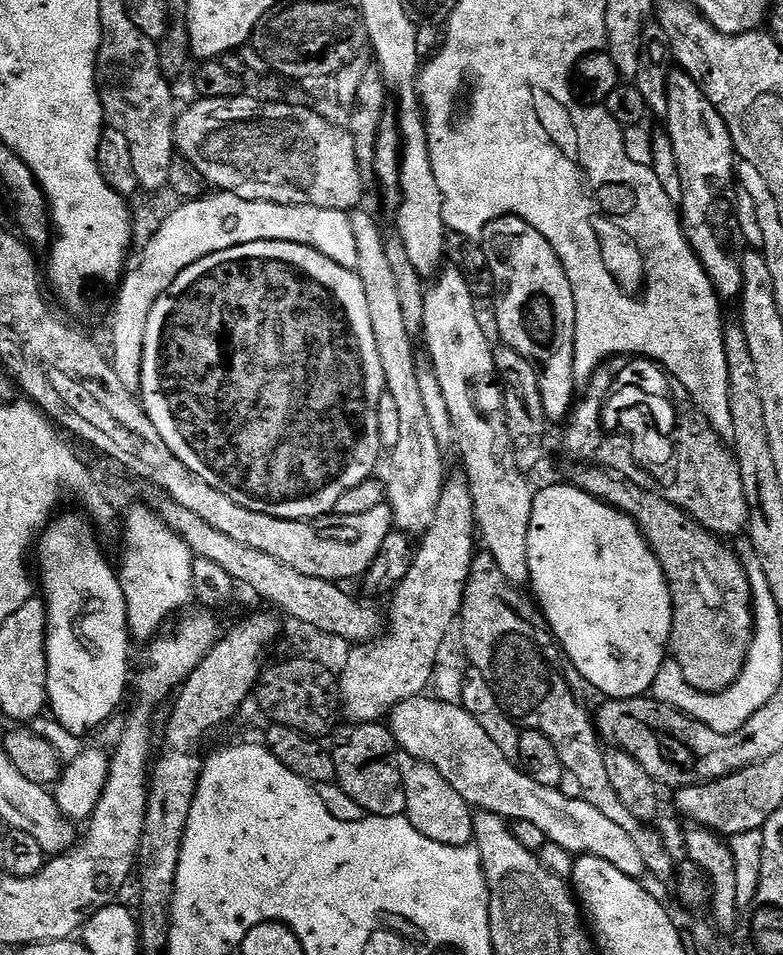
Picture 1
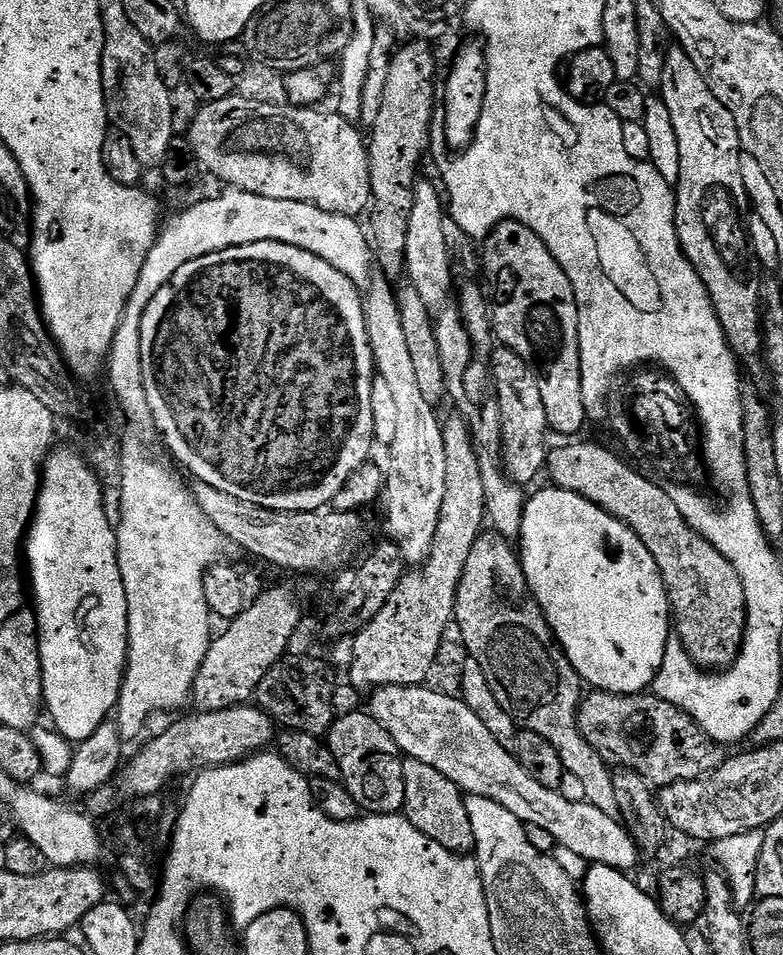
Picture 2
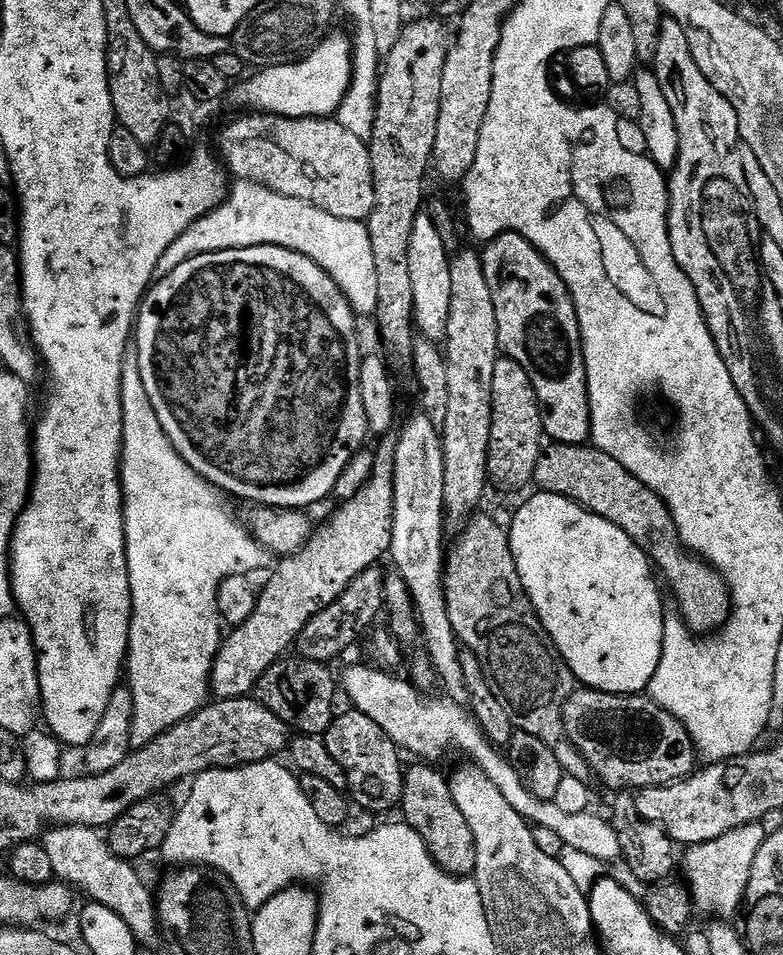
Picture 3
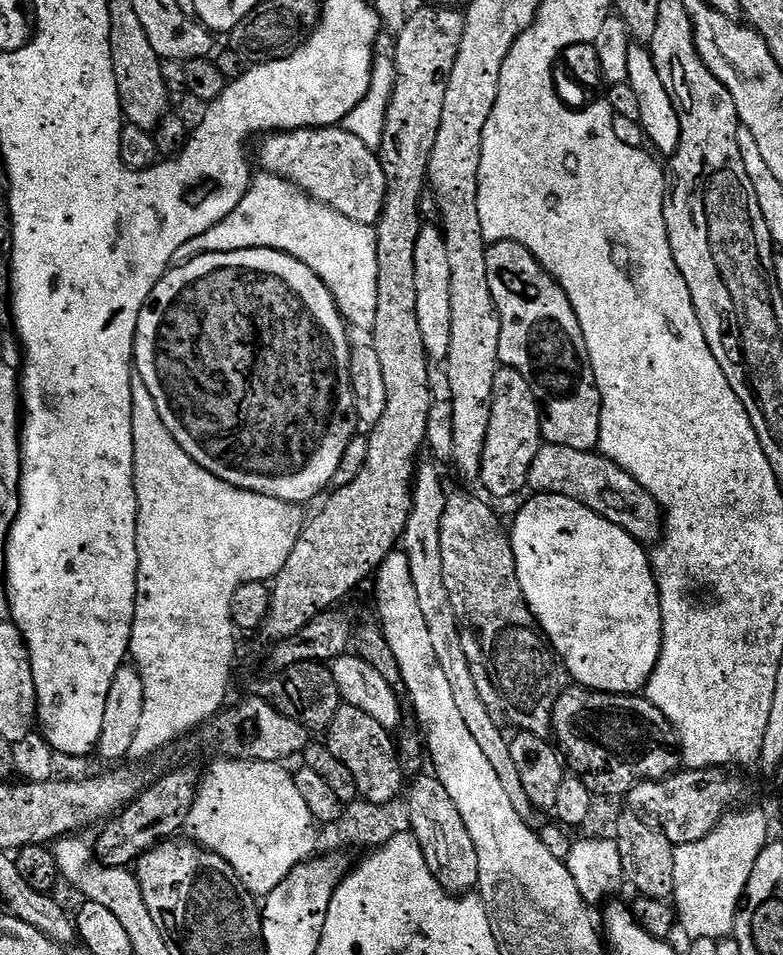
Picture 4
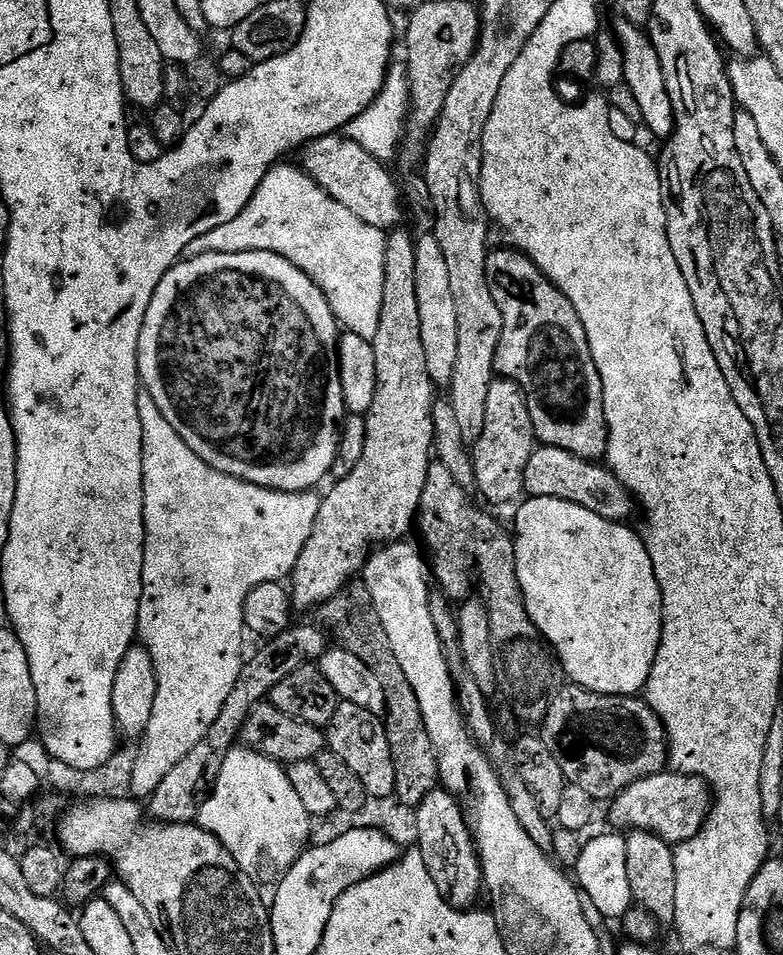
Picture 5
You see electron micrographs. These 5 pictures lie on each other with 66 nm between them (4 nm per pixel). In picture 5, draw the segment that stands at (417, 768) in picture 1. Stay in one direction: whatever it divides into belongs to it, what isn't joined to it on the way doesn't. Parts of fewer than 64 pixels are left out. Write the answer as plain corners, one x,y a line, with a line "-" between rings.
438,786
426,794
416,812
420,835
418,851
426,862
426,870
430,870
430,878
434,878
434,886
438,886
438,894
442,894
442,898
452,908
475,909
476,899
482,896
484,888
484,867
480,864
476,838
461,801

